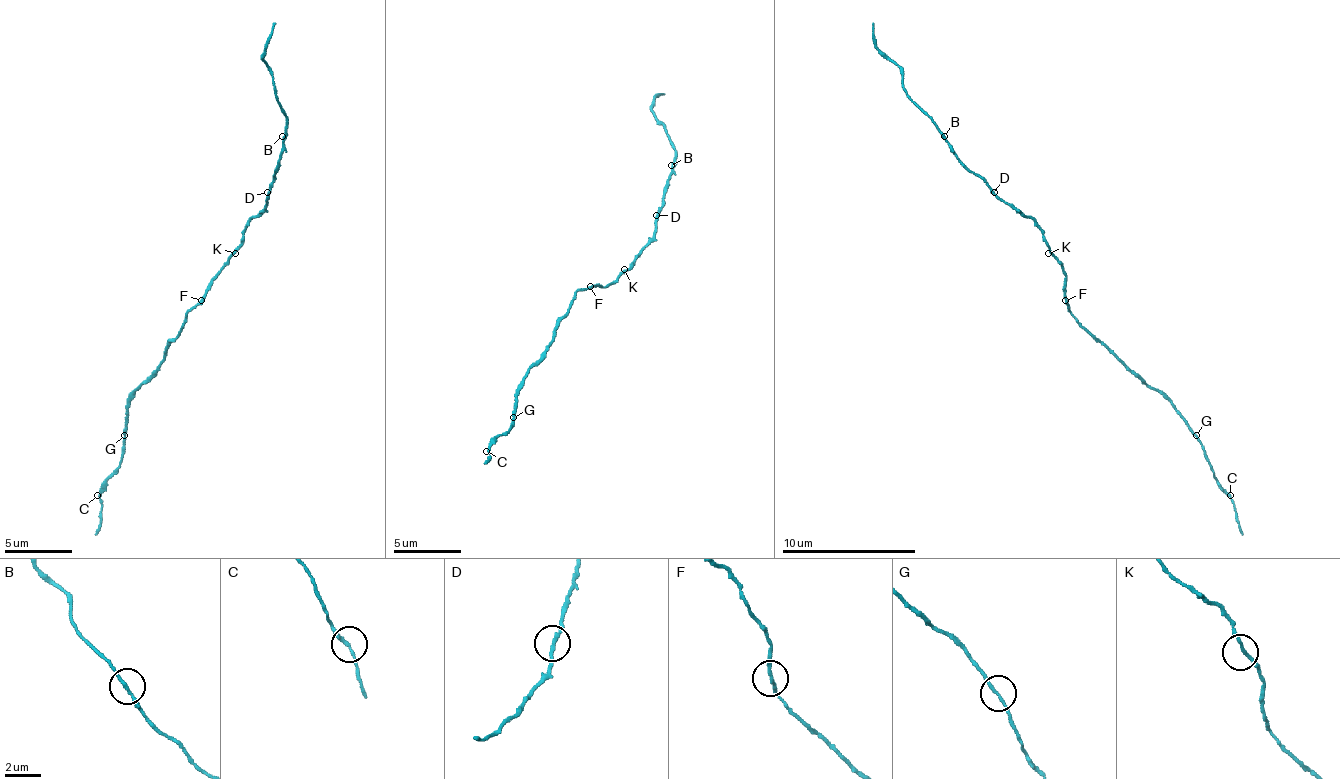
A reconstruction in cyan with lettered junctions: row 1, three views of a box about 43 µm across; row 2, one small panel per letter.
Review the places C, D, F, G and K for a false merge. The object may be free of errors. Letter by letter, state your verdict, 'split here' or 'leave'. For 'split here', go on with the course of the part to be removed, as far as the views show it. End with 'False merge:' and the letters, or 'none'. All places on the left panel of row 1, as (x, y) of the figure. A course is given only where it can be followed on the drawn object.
C: leave
D: leave
F: leave
G: leave
K: leave
False merge: none

